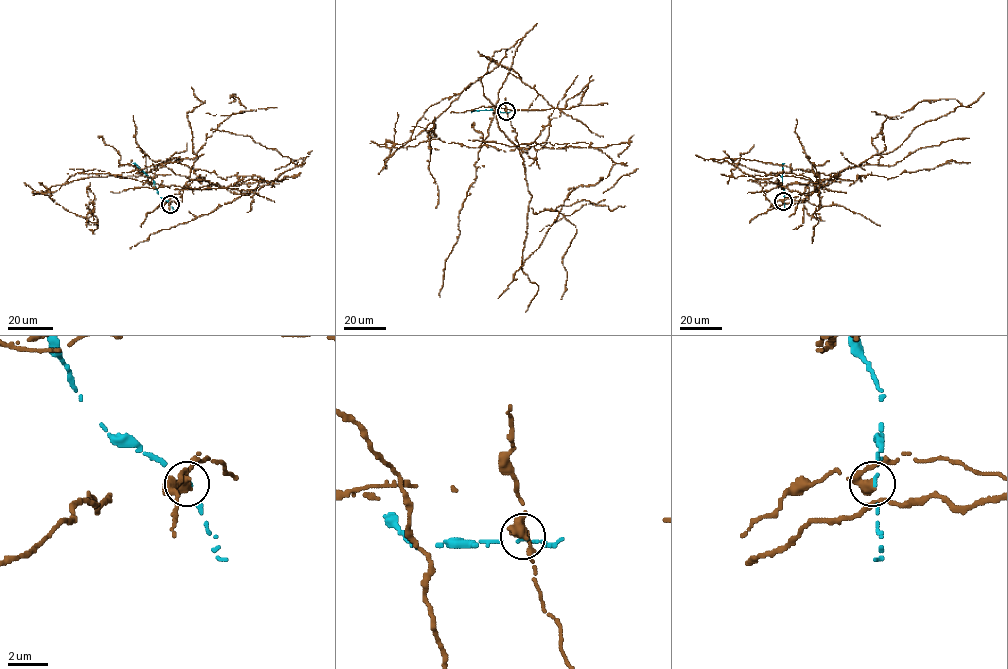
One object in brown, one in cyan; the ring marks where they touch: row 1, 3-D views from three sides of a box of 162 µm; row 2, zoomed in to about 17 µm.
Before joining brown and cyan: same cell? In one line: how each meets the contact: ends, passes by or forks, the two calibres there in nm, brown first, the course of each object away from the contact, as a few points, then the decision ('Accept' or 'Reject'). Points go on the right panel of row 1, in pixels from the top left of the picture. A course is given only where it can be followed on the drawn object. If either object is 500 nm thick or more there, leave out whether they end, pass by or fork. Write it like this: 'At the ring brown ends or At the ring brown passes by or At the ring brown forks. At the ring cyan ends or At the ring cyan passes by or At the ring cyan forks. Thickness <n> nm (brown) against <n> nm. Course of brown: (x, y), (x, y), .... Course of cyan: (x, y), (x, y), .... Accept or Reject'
Thickness 550 nm (brown) against 120 nm. Course of brown: (783, 201), (831, 177), (780, 185), (710, 159), (830, 175), (894, 165), (918, 149), (969, 138). Course of cyan: (783, 201), (784, 163). Reject

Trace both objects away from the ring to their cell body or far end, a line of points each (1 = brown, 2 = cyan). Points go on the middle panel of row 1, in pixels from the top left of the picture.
1: (506, 111), (519, 147), (536, 159), (554, 108), (499, 65), (521, 38), (480, 145), (439, 297)
2: (506, 111), (472, 112)

